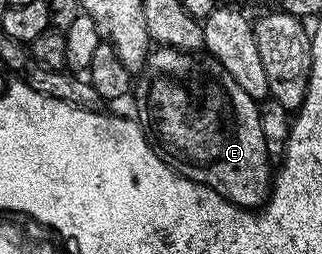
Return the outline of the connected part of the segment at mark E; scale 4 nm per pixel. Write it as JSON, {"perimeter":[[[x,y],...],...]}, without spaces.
{"perimeter":[[[167,46],[151,49],[146,64],[132,86],[132,99],[138,109],[136,121],[147,138],[156,139],[156,149],[174,173],[191,178],[201,186],[216,191],[237,206],[258,208],[265,203],[272,189],[272,159],[266,147],[266,137],[260,128],[260,106],[248,96],[232,76],[214,58],[185,54]]]}

